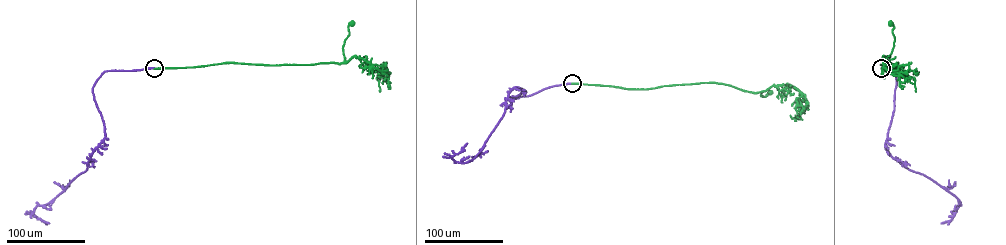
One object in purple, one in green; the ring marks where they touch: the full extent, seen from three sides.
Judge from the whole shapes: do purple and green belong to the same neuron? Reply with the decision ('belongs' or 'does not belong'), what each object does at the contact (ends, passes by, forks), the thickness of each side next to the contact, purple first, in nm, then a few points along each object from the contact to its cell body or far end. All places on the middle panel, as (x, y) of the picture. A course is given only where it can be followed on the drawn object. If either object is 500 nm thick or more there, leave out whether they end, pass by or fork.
does not belong | 550/650 nm | purple via (572, 83), (512, 98), (523, 89), (514, 87), (481, 150), (469, 161), (455, 162), (451, 157), (467, 143) | green via (572, 83), (645, 89), (716, 82), (754, 93), (762, 91), (763, 97), (770, 93)

